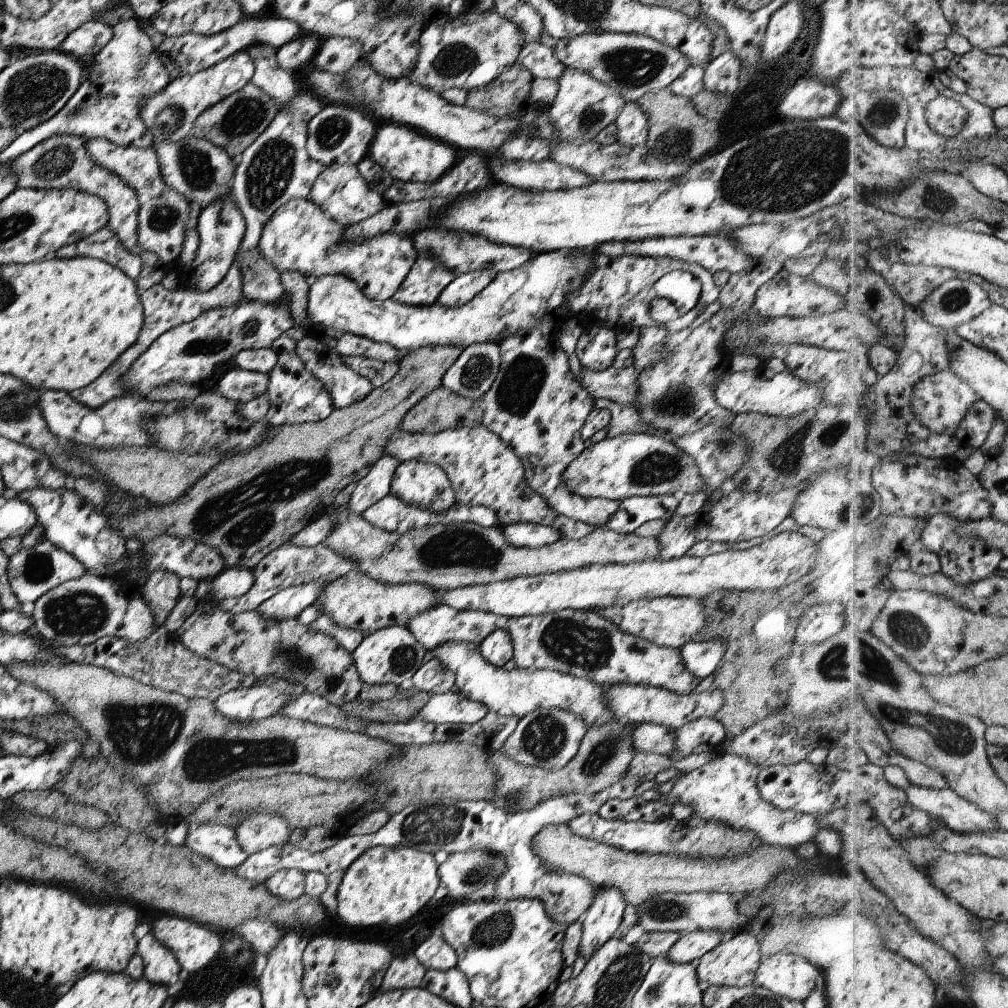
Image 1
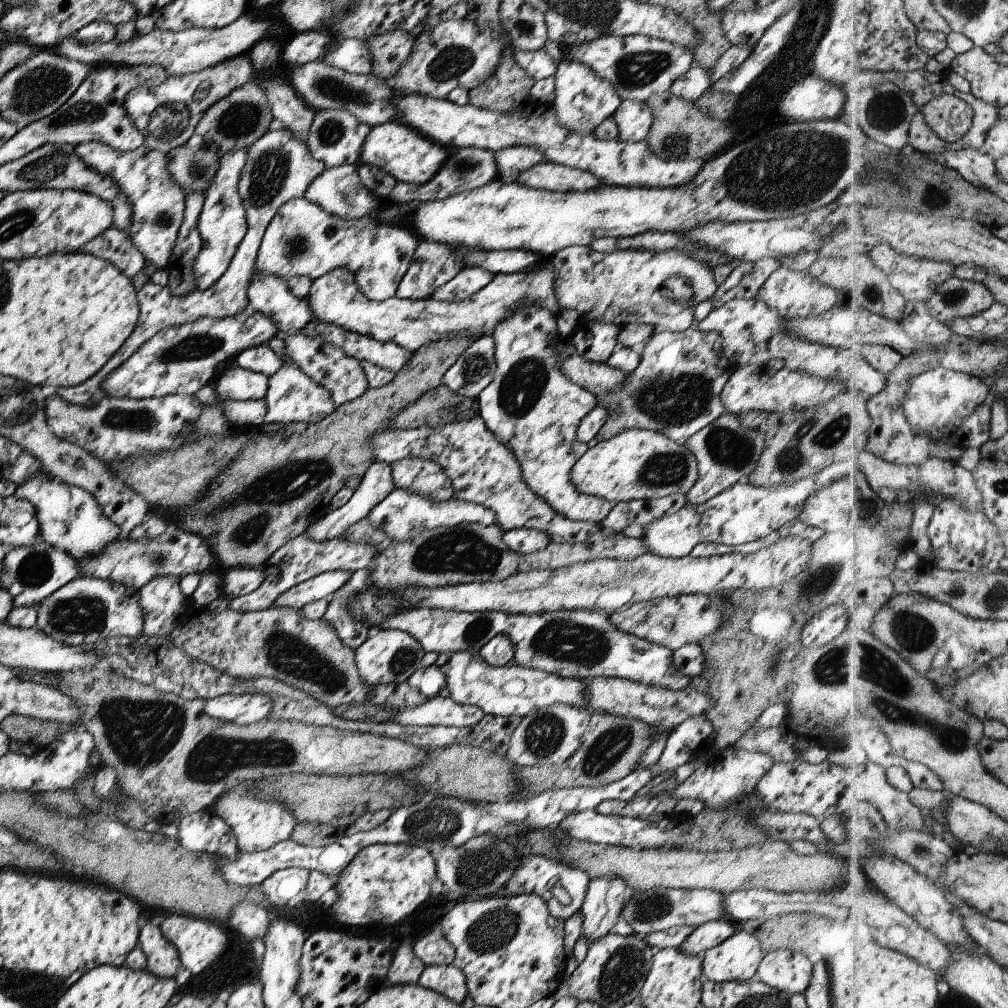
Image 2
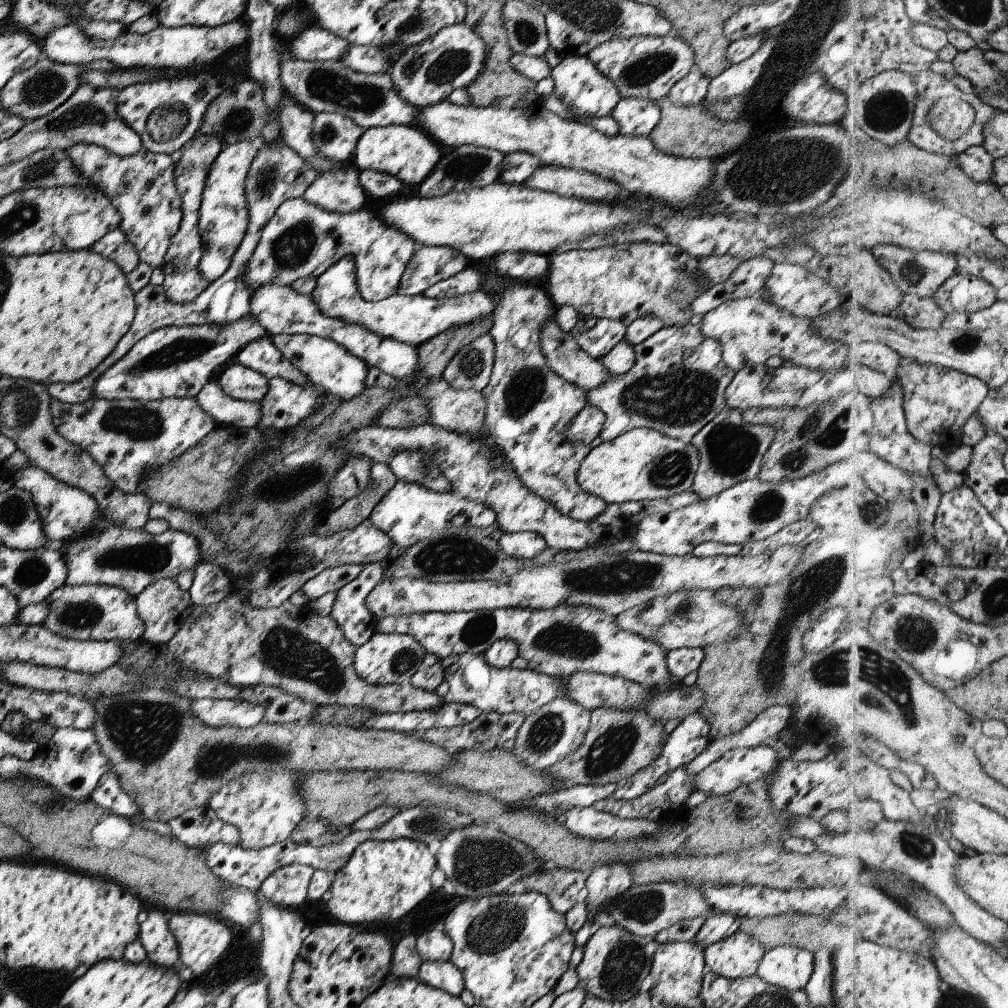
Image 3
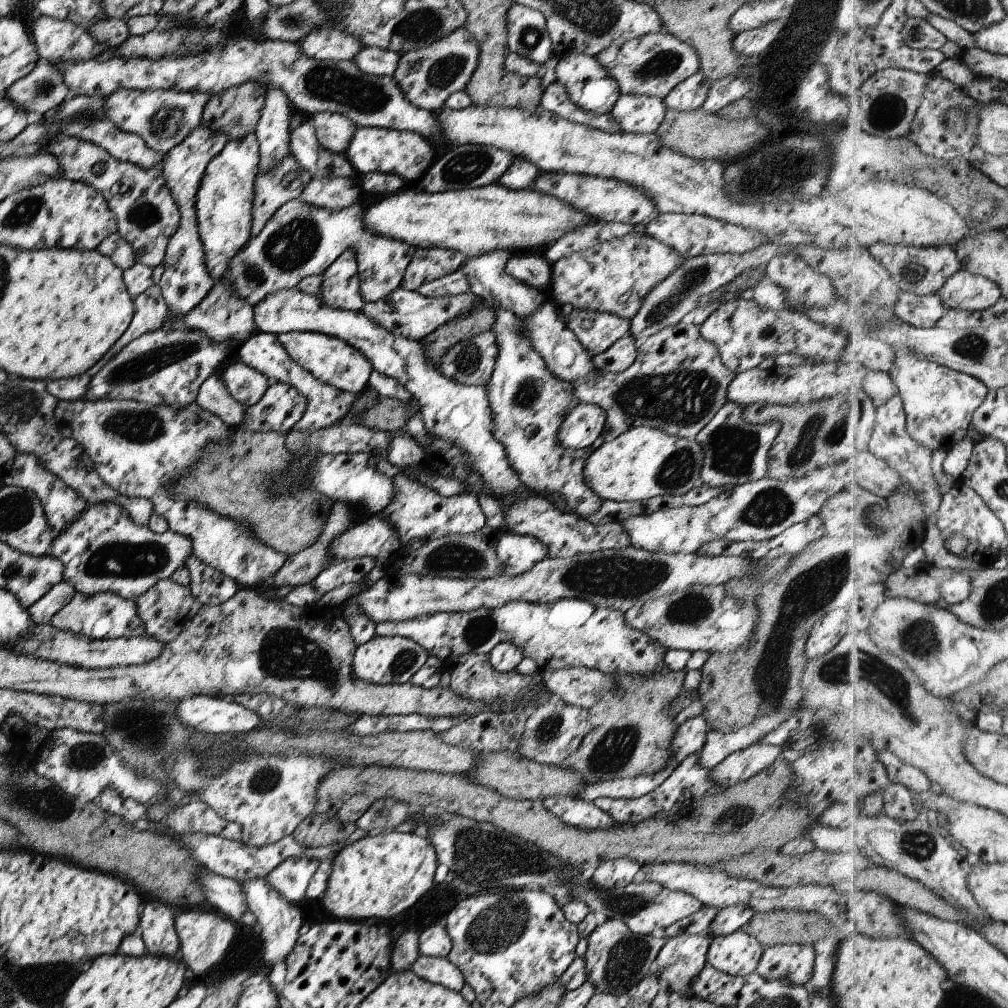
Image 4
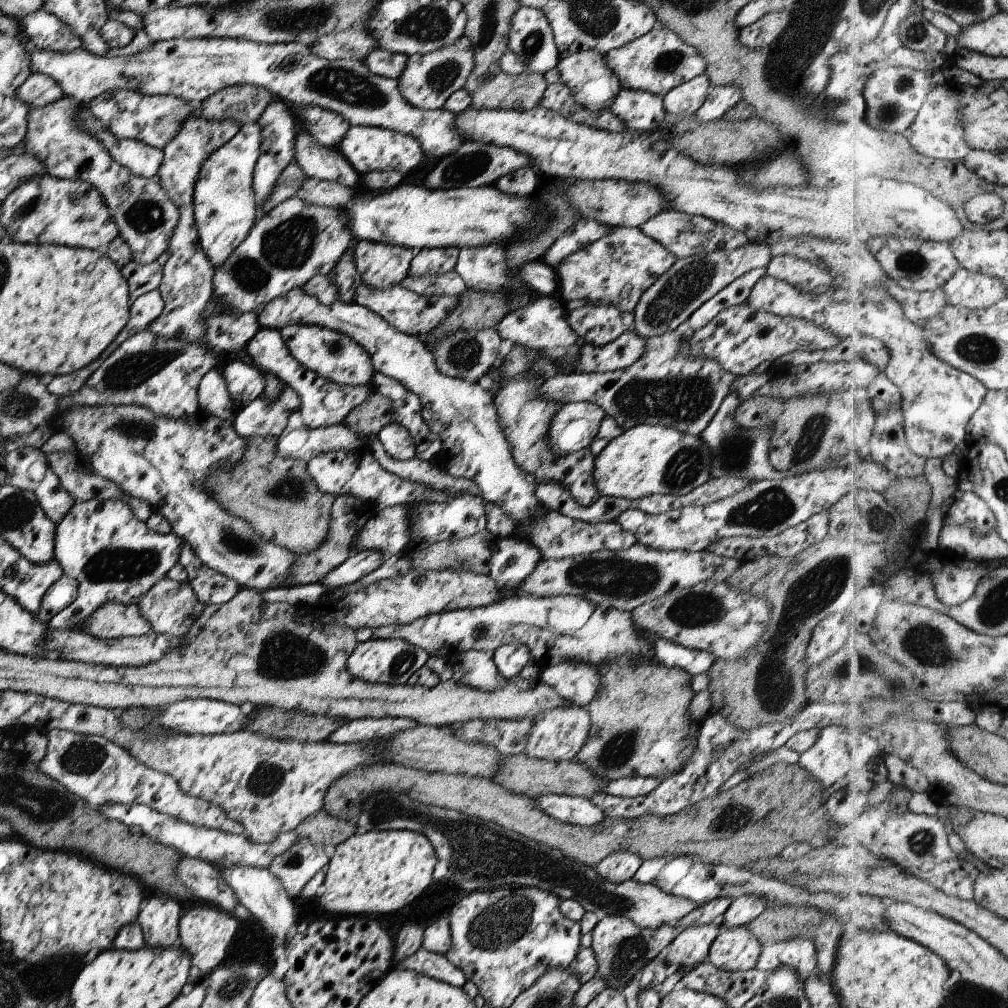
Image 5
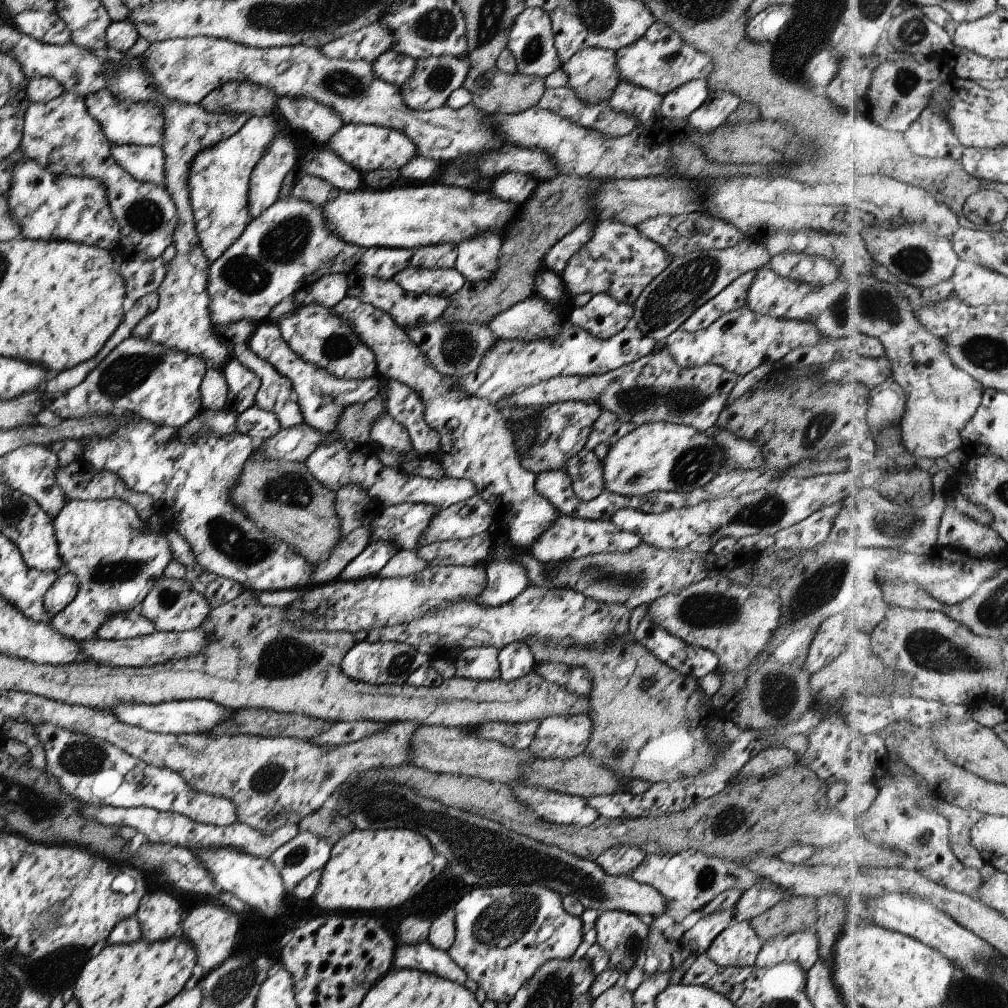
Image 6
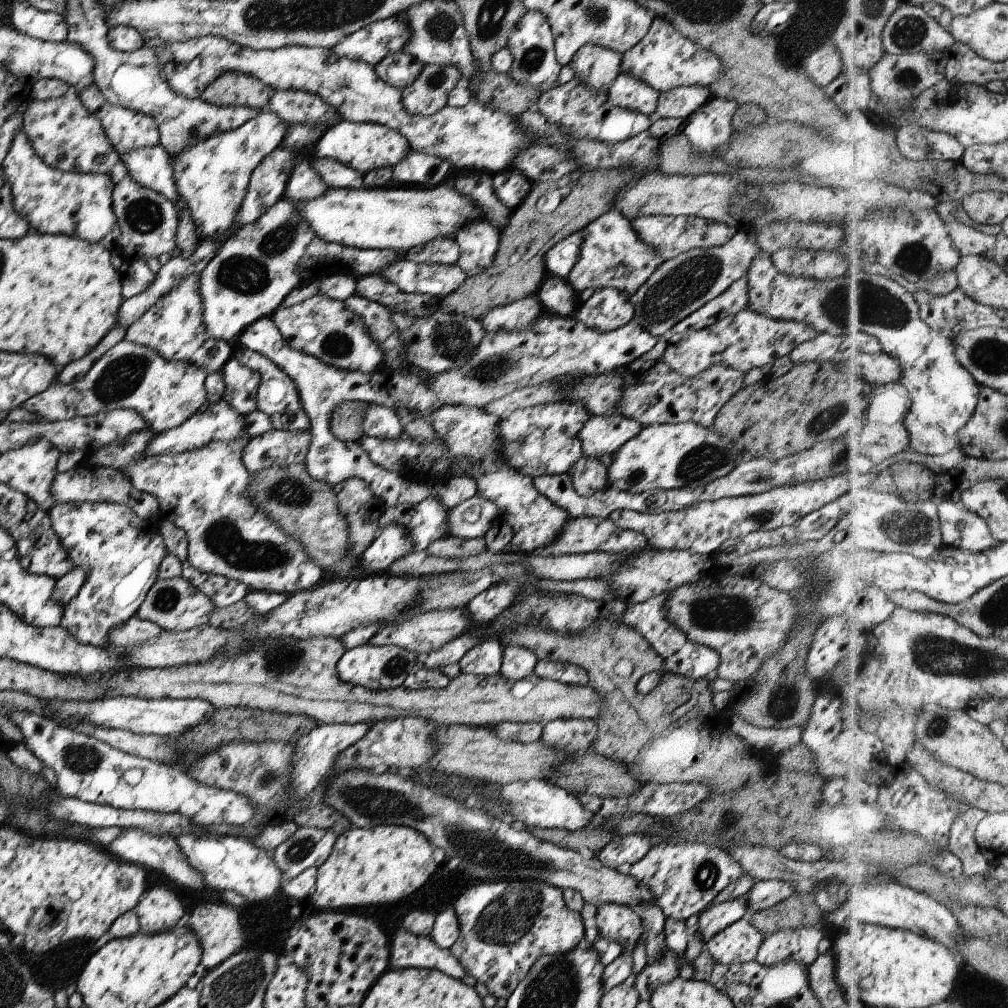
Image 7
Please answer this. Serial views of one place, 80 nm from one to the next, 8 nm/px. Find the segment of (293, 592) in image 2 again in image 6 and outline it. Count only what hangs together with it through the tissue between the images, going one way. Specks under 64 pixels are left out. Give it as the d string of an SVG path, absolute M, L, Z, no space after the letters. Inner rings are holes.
M369 543L355 558L345 564L337 579L354 581L373 577L397 550L399 548L392 543Z

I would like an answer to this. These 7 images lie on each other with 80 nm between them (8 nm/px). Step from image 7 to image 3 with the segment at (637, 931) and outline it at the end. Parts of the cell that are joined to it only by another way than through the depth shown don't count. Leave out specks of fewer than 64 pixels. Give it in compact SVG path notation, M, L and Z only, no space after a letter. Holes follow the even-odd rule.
M617 925L599 927L583 945L583 958L575 968L576 988L585 988L587 997L619 1004L640 991L642 980L650 972L653 954L659 948L654 937L639 937Z

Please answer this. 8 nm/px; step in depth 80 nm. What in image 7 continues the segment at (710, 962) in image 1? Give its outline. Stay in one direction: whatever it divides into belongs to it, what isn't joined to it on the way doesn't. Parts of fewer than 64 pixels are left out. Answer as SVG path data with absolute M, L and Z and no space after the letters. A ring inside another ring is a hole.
M745 912L742 918L707 938L703 948L718 964L744 964L755 959L763 938L751 926L750 913Z

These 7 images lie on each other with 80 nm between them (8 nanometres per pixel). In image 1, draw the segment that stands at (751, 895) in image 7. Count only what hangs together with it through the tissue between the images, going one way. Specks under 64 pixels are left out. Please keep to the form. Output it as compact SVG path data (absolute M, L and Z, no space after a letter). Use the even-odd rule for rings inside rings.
M715 930L693 931L681 935L667 950L666 959L672 963L688 963L699 960L728 936Z

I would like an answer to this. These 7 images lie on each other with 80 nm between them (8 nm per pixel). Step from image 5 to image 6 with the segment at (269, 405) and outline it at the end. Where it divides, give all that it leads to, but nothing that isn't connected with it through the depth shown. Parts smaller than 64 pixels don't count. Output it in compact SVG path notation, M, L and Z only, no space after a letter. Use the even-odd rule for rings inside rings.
M253 404L236 415L234 430L248 436L252 446L257 448L262 441L276 435L281 428L273 412L263 410Z

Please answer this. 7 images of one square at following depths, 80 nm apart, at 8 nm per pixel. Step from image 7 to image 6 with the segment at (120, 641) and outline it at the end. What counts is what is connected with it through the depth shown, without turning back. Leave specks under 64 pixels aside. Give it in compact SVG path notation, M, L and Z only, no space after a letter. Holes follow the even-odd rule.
M138 607L129 609L125 613L109 615L96 630L97 639L125 640L151 634L153 623L144 619Z

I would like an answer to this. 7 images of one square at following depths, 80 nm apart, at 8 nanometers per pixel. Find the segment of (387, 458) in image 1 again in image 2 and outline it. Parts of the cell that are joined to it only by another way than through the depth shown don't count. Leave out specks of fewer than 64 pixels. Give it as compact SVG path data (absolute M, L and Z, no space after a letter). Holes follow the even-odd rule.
M373 461L362 474L349 500L347 500L343 506L328 511L313 523L304 524L304 533L309 537L309 540L313 540L313 542L328 541L338 537L348 529L348 526L351 526L351 524L356 523L362 518L366 518L367 513L375 504L384 496L387 496L392 489L394 489L394 486L390 475L390 463Z

